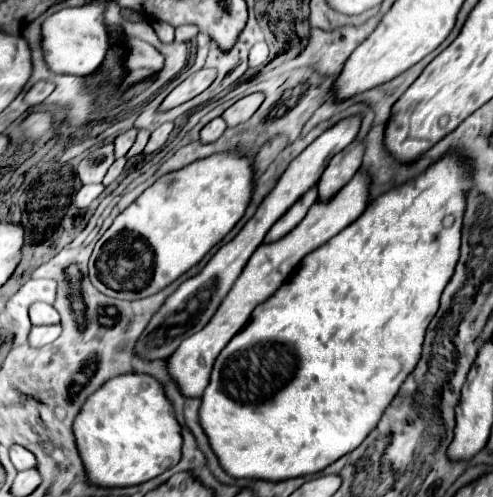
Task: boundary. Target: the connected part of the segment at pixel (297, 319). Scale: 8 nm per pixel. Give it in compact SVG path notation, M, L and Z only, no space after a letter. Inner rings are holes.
M450 150L440 160L430 164L418 178L408 180L406 184L394 186L392 190L378 196L364 214L352 222L348 228L344 228L338 236L328 240L322 248L316 248L302 260L302 266L296 268L294 276L278 288L266 304L260 304L254 310L254 316L250 318L250 324L234 340L220 352L218 360L214 362L214 370L210 376L210 384L204 390L202 406L200 406L200 422L204 432L210 438L210 444L214 452L220 458L222 468L234 476L234 478L260 478L260 480L288 480L294 476L304 474L316 474L324 470L328 464L338 460L340 456L352 452L362 444L362 440L374 430L378 420L382 418L388 404L398 394L400 386L404 384L406 376L416 368L420 354L422 354L422 342L426 336L426 328L430 320L436 316L440 308L440 296L450 282L456 262L460 258L460 238L462 238L462 220L466 210L466 192L474 186L474 170L468 166L468 160L462 152Z

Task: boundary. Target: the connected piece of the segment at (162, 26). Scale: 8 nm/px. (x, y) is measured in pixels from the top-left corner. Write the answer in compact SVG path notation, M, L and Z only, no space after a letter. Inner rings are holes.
M156 20L154 28L156 28L156 32L158 32L158 36L160 36L162 42L172 42L172 38L174 38L174 26L172 24Z

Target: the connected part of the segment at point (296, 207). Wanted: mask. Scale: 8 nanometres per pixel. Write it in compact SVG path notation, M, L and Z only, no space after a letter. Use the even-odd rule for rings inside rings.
M314 184L296 204L292 204L292 208L274 224L274 228L270 228L270 232L266 234L266 244L268 242L274 242L274 240L280 240L282 236L286 236L292 228L296 228L296 224L300 222L300 220L304 220L304 216L306 216L306 212L310 210L310 206L314 204L318 200L318 186Z

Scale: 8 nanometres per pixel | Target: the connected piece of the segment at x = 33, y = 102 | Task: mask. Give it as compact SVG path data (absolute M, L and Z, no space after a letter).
M38 82L38 84L34 84L34 86L28 90L24 102L26 102L28 106L38 106L40 102L44 102L44 100L50 96L52 90L54 90L54 84L52 84L52 82Z

